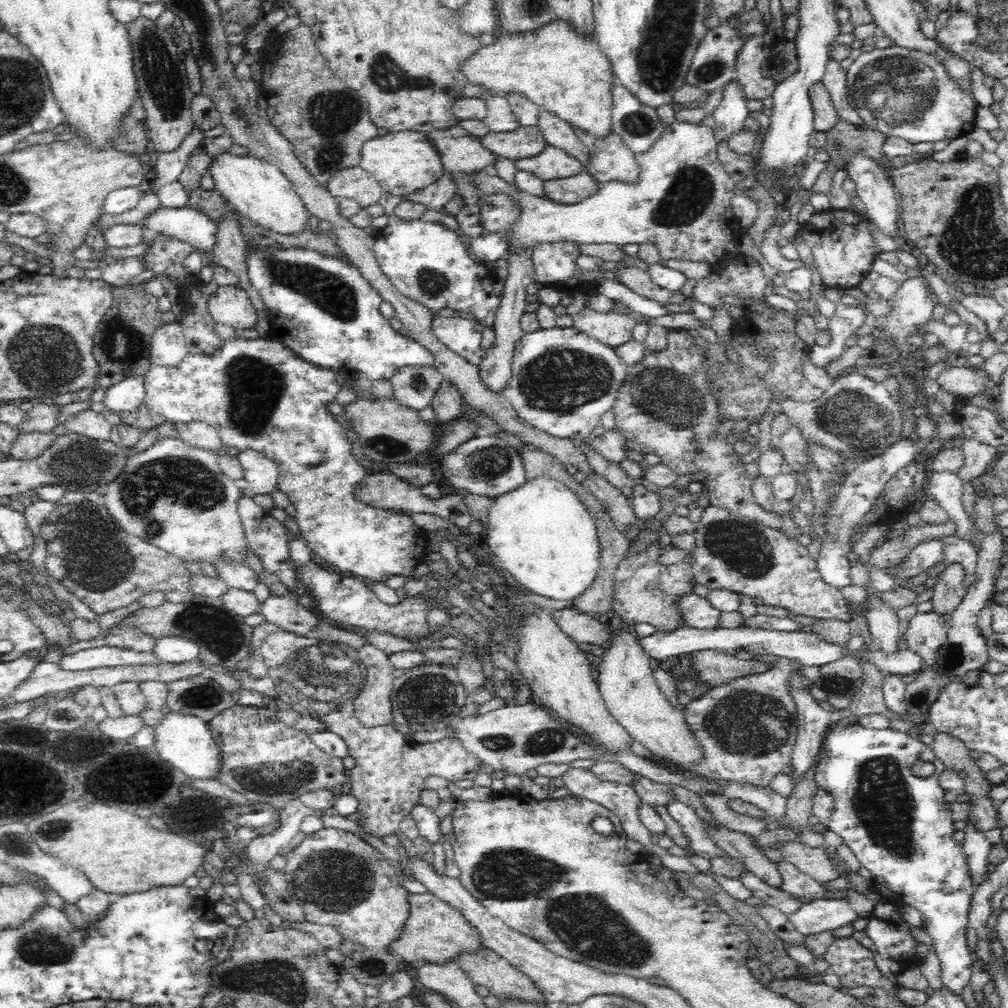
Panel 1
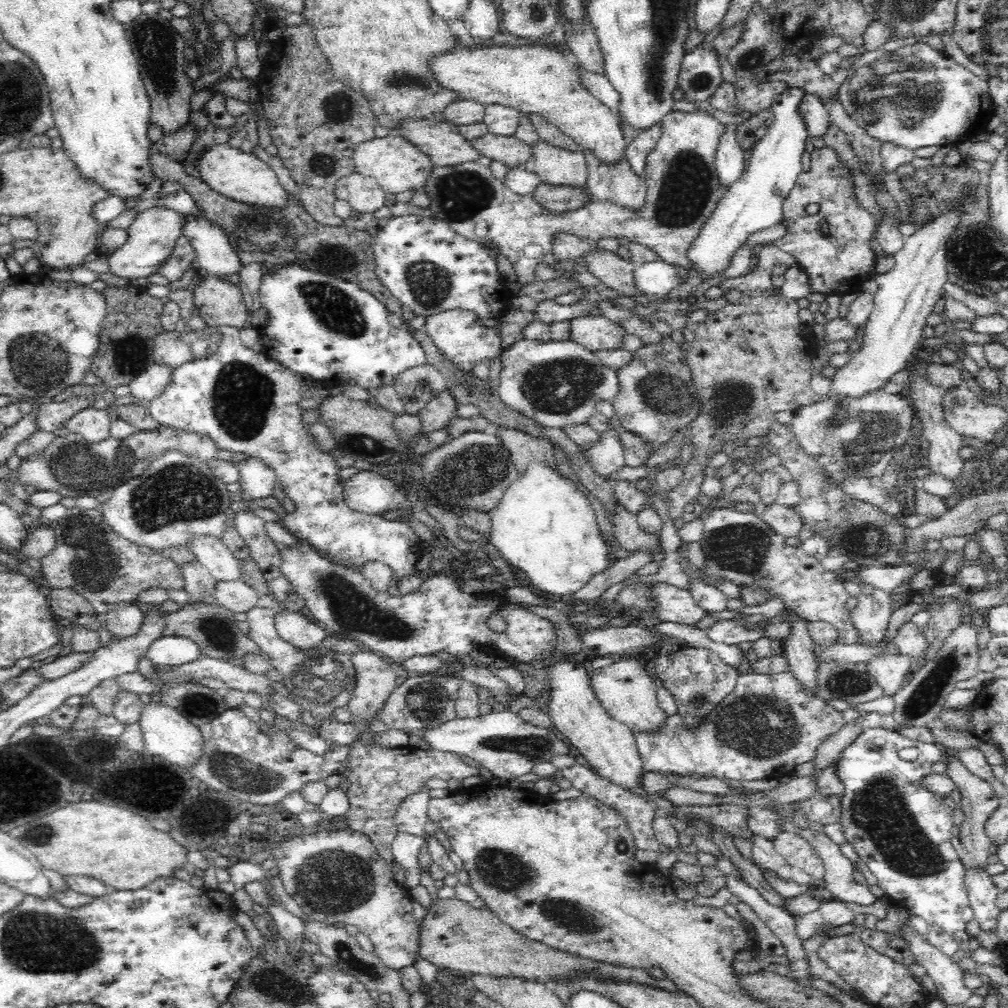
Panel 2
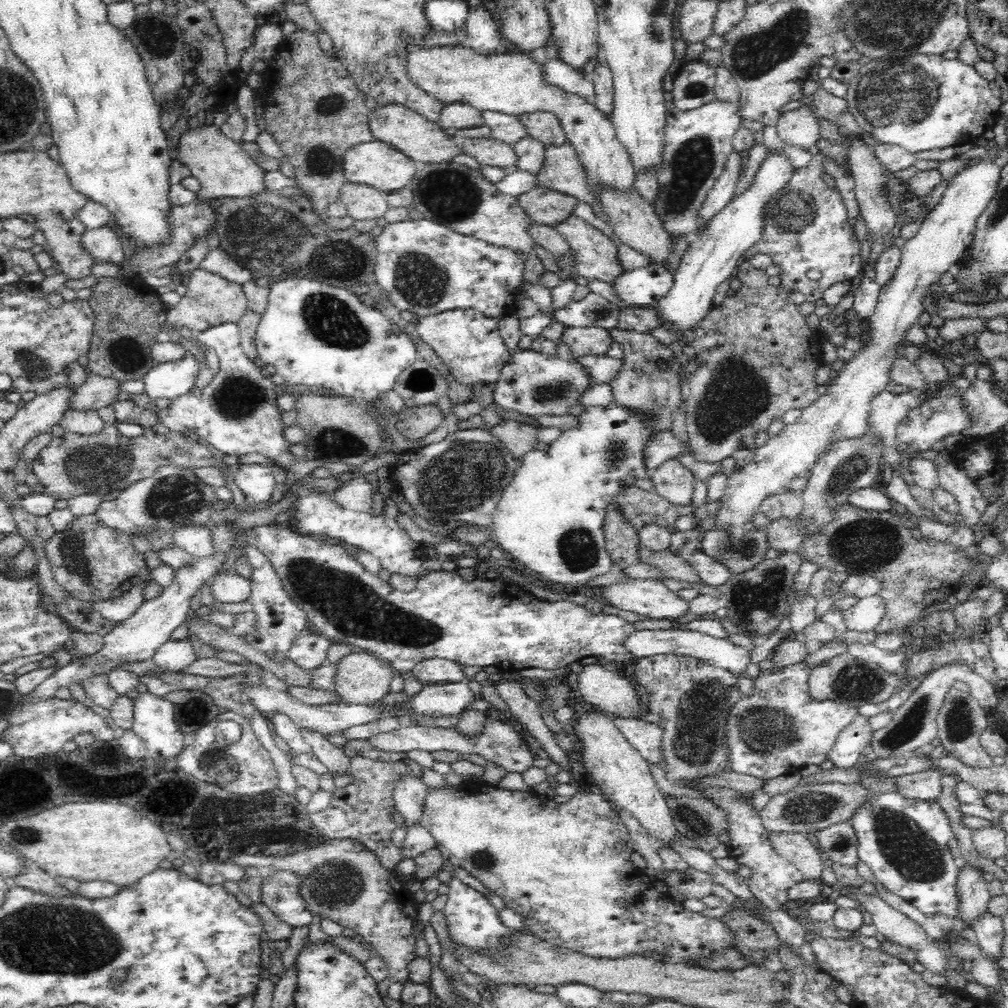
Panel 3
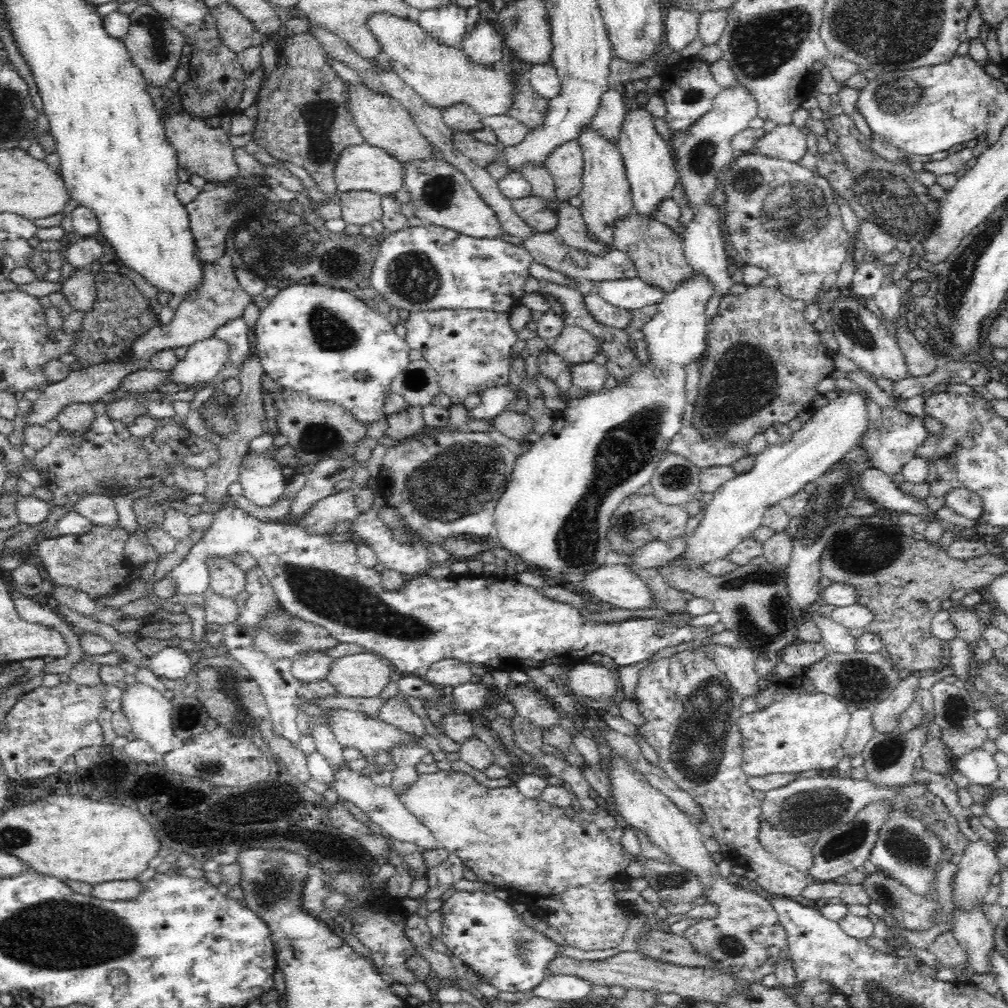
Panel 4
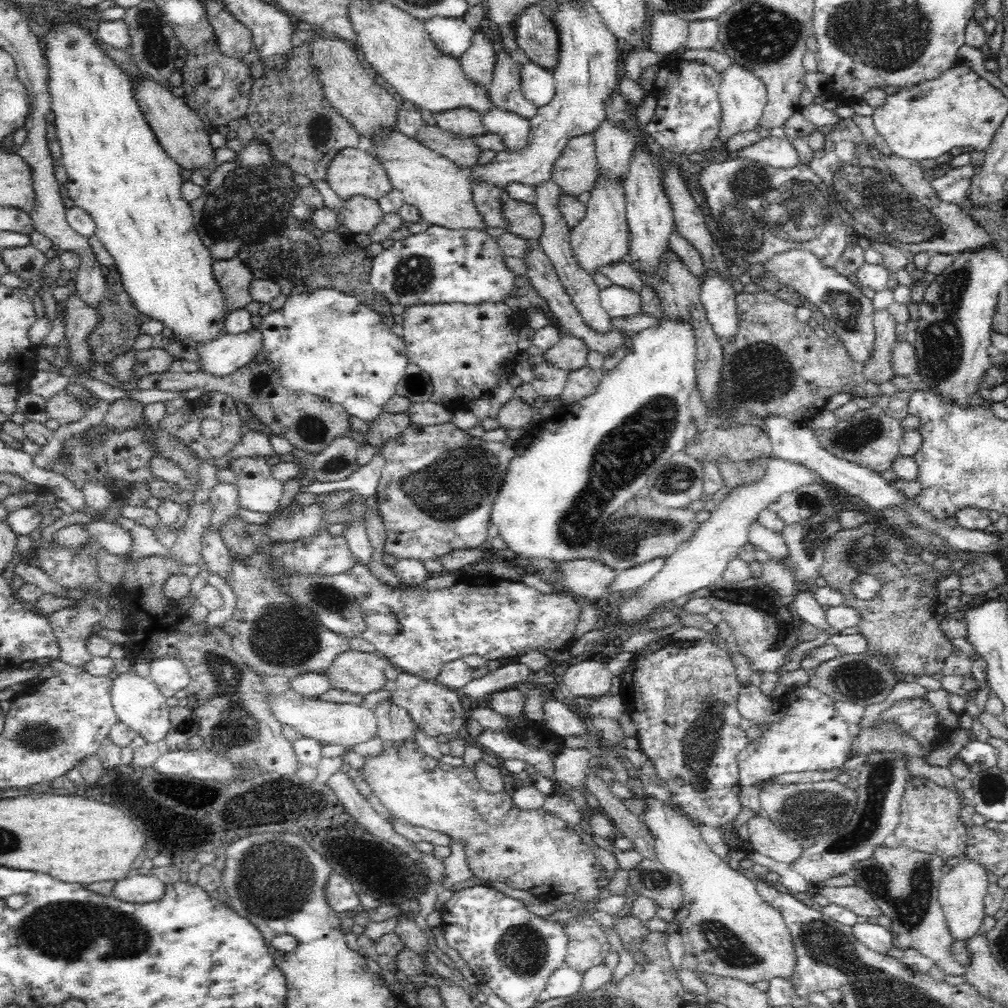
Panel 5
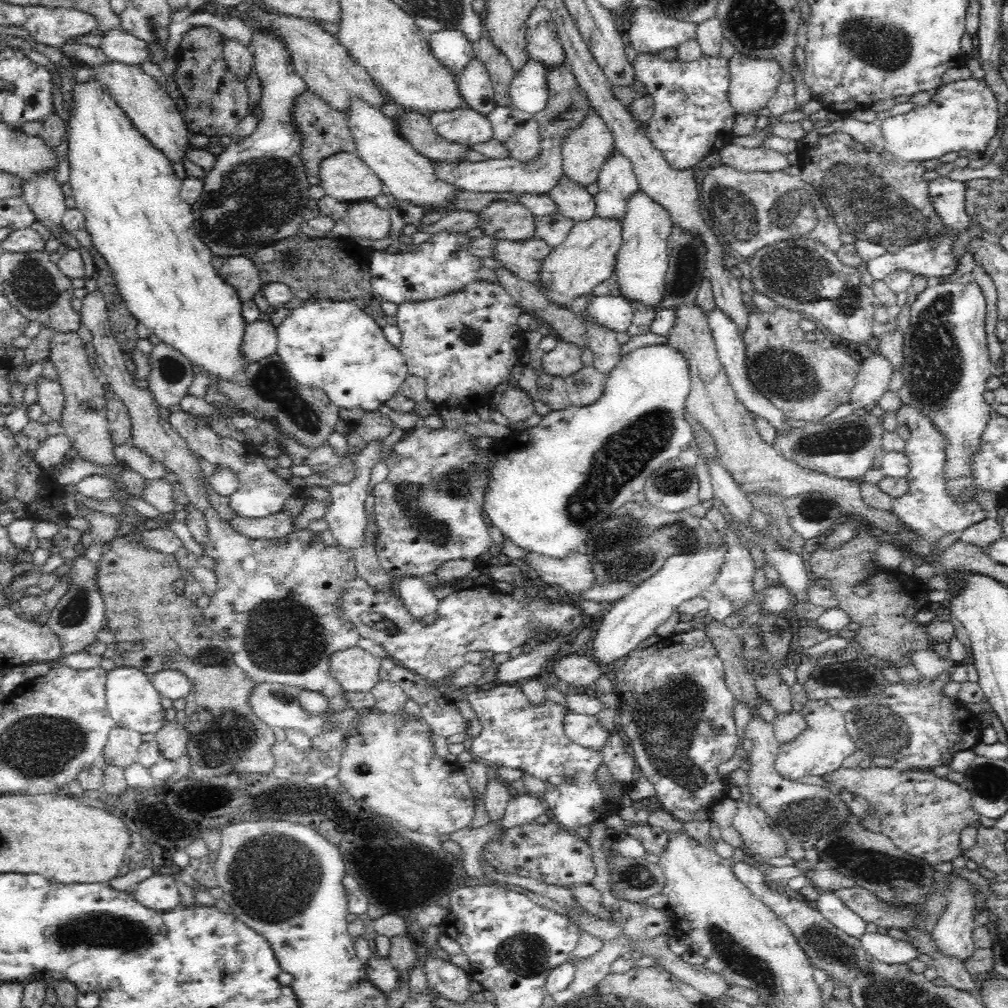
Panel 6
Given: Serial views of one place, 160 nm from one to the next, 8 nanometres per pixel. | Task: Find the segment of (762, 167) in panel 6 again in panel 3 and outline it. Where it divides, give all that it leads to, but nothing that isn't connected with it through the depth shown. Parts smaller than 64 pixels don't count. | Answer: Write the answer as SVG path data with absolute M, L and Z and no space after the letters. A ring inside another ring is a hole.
M808 101L795 110L786 111L776 123L776 133L782 142L812 151L820 139L817 109Z

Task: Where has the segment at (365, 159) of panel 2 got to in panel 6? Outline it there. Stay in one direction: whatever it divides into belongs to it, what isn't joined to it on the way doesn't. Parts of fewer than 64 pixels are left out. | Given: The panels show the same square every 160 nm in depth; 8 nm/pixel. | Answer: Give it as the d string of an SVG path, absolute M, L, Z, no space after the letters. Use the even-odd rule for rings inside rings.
M339 152L324 158L319 167L316 181L340 202L372 201L384 192L382 180L354 153Z

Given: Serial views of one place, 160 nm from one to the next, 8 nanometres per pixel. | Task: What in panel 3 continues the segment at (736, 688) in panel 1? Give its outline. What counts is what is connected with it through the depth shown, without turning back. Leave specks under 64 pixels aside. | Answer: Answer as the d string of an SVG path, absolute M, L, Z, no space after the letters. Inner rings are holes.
M800 661L779 671L762 669L758 678L753 678L751 694L734 704L726 722L726 745L733 772L766 781L828 760L842 730L858 715L857 708L810 697L810 672L811 668ZM616 718L613 722L646 763L665 769L661 751L663 729L660 724L651 724L639 718Z

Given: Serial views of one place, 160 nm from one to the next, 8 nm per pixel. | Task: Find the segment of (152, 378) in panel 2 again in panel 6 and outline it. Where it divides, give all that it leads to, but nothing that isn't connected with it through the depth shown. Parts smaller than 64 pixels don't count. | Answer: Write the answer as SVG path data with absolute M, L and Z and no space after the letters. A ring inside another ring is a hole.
M256 320L247 324L243 332L243 344L240 352L244 352L244 361L256 363L262 358L275 354L278 344L276 327L271 321Z

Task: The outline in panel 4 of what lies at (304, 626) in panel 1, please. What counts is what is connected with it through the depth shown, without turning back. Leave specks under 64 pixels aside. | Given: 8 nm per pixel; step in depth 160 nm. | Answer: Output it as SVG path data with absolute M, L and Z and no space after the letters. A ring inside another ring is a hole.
M306 651L302 655L296 655L292 660L291 671L298 682L314 682L324 680L330 670L333 659L324 651Z

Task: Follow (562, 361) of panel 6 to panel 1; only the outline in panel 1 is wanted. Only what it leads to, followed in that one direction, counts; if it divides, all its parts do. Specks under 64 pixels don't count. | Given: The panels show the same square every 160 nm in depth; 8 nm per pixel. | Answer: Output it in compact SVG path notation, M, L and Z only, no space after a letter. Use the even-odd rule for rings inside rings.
M587 306L573 315L573 327L576 331L609 347L619 347L632 340L632 330L637 323L634 317L626 313L600 313Z

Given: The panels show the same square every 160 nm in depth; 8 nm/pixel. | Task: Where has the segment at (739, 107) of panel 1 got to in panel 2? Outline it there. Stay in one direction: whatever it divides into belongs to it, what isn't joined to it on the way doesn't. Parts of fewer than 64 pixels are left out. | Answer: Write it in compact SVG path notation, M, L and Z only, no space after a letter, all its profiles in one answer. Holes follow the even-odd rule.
M736 124L725 125L726 131L720 137L719 146L715 154L716 176L720 185L728 189L736 182L746 170L746 151L738 144L736 139Z

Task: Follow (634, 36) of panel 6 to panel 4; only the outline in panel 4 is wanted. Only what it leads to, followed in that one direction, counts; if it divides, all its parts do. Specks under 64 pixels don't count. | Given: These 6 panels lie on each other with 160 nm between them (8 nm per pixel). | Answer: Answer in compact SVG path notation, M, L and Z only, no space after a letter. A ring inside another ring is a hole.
M666 7L666 42L674 51L680 52L698 36L700 11L685 11L682 8Z

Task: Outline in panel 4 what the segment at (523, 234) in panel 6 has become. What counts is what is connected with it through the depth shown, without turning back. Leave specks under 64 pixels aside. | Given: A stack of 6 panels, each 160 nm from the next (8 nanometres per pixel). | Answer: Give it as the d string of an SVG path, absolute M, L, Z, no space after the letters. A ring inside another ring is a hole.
M530 195L512 201L512 208L535 233L551 233L557 228L558 200L542 201Z

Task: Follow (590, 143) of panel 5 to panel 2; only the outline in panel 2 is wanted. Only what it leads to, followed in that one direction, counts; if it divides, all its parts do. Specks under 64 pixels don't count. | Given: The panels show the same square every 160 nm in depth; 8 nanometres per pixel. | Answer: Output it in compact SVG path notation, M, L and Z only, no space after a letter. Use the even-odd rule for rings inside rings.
M538 142L525 162L528 172L537 174L543 183L583 187L587 184L587 160L584 151L570 152L546 142Z

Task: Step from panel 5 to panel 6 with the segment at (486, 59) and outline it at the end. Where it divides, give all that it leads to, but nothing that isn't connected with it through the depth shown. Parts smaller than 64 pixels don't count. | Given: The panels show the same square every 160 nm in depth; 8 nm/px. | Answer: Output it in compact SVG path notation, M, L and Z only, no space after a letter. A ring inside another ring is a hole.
M472 57L457 80L461 102L484 116L496 107L495 92L490 75L482 60Z

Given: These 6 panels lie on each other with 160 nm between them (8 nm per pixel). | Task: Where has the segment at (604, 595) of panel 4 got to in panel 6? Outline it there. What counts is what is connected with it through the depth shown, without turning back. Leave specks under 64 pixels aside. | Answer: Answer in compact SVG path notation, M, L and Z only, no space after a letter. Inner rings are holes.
M584 551L572 552L561 558L550 558L528 552L526 562L536 570L541 582L562 588L566 597L578 597L584 590L596 585L592 561Z

